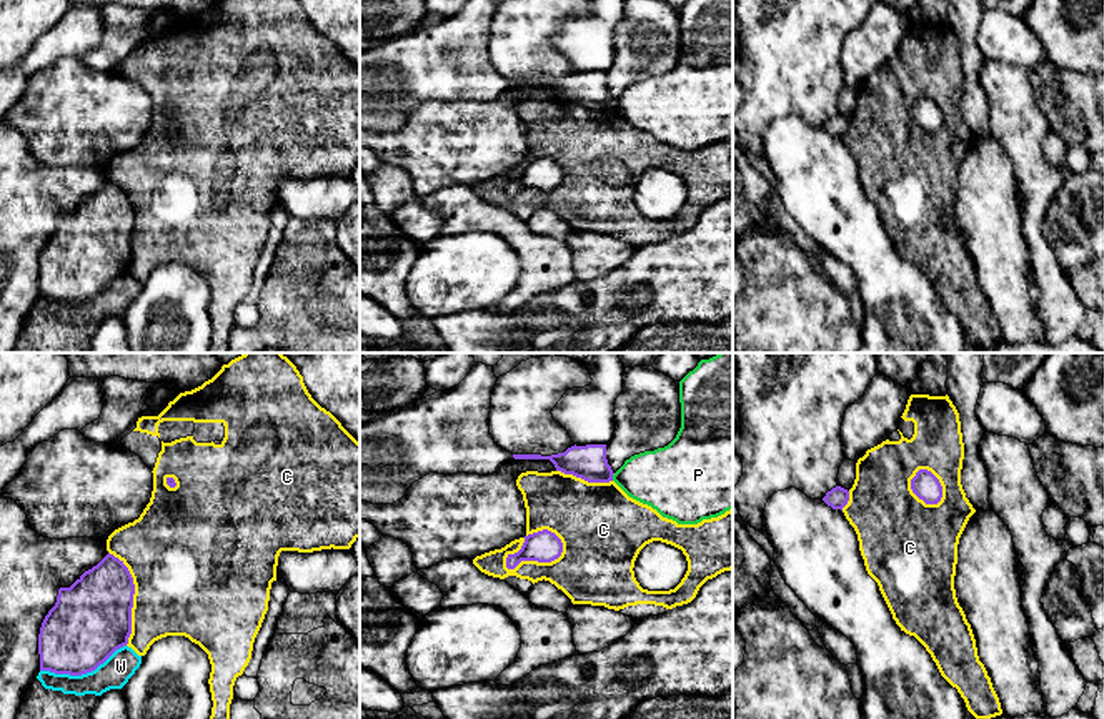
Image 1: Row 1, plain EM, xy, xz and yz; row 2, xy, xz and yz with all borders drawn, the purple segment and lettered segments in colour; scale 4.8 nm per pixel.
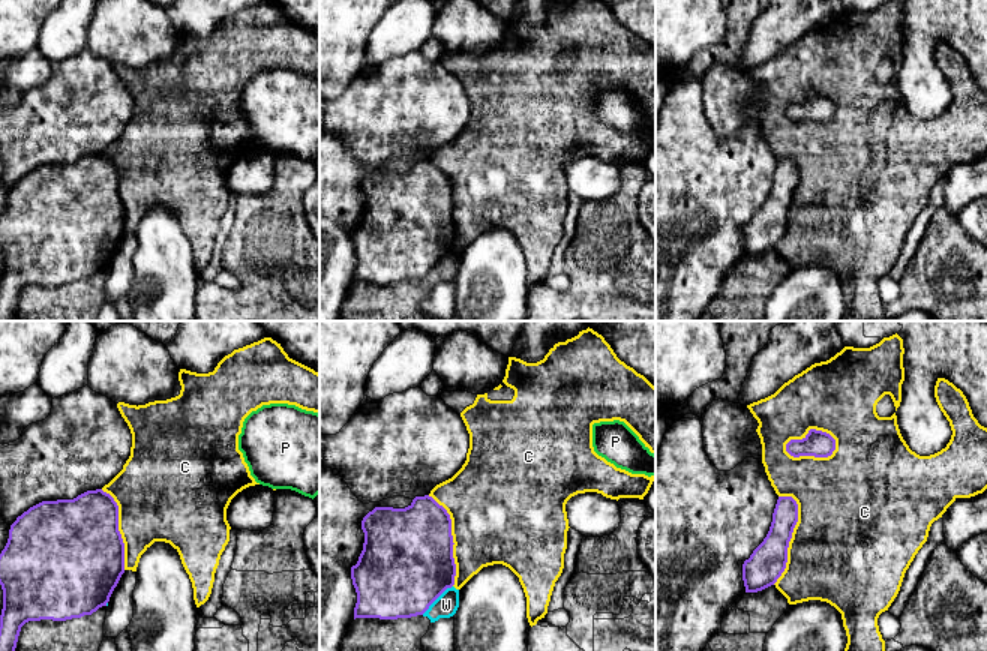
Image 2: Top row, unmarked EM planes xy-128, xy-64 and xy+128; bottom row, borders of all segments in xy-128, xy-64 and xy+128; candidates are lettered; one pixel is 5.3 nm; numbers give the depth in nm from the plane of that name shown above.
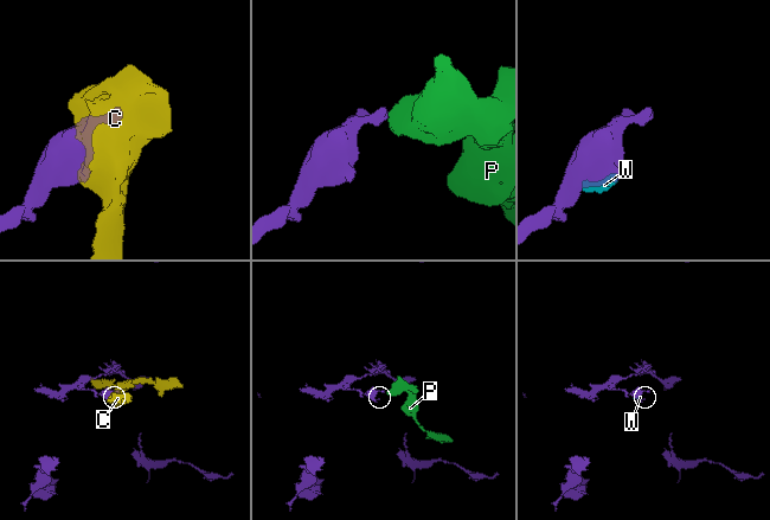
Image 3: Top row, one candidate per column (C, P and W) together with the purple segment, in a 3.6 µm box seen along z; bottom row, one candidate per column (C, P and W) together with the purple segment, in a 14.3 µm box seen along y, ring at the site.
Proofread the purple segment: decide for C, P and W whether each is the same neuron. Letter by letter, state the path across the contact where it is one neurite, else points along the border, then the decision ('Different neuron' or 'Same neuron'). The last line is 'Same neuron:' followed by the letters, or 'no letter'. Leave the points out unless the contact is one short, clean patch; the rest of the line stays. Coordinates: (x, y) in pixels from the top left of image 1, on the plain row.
C: Different neuron
P: Boundary: xz (615, 100), (611, 107). Different neuron
W: Boundary: xy (125, 272), (117, 275), (94, 297), (80, 302), (40, 298). Different neuron
Same neuron: no letter

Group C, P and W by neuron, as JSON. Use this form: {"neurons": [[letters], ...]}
{"neurons": [["C"], ["P"], ["W"]]}

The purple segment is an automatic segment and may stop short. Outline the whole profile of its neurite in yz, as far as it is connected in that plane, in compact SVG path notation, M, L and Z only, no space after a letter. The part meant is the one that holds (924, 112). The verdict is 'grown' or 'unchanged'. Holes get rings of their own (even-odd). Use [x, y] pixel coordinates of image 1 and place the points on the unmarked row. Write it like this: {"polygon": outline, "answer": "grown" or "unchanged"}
{"polygon": "M919 97L911 107L913 120L926 131L937 131L942 125L939 107L927 97Z", "answer": "unchanged"}

